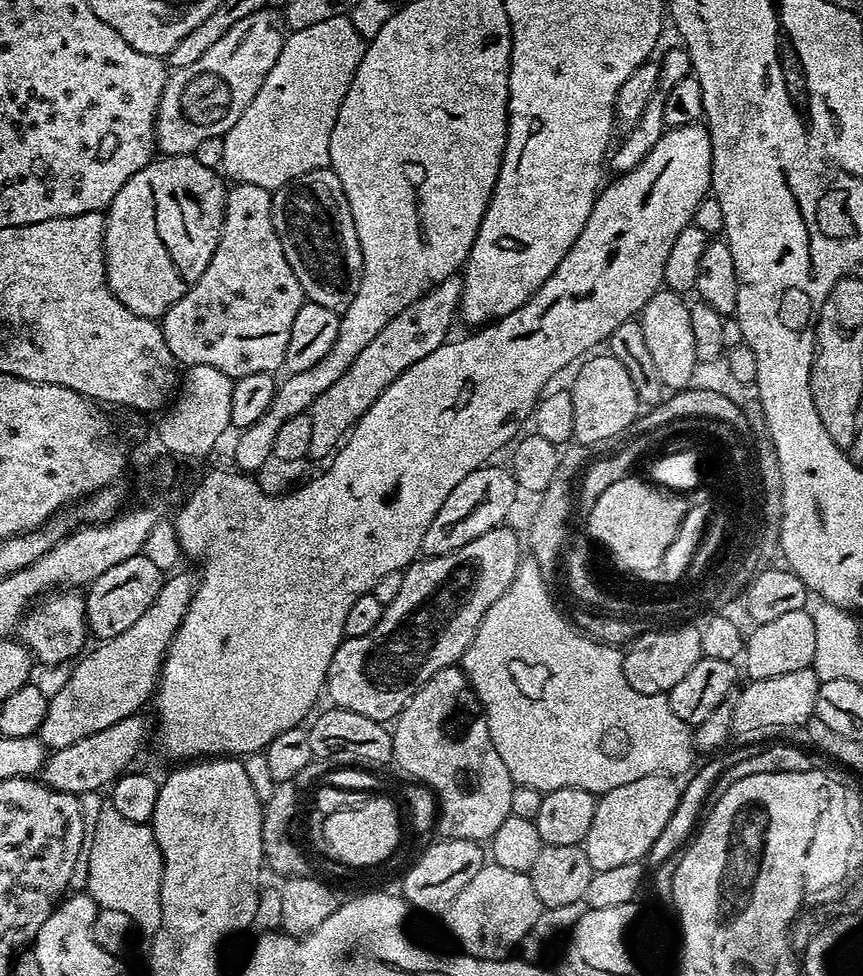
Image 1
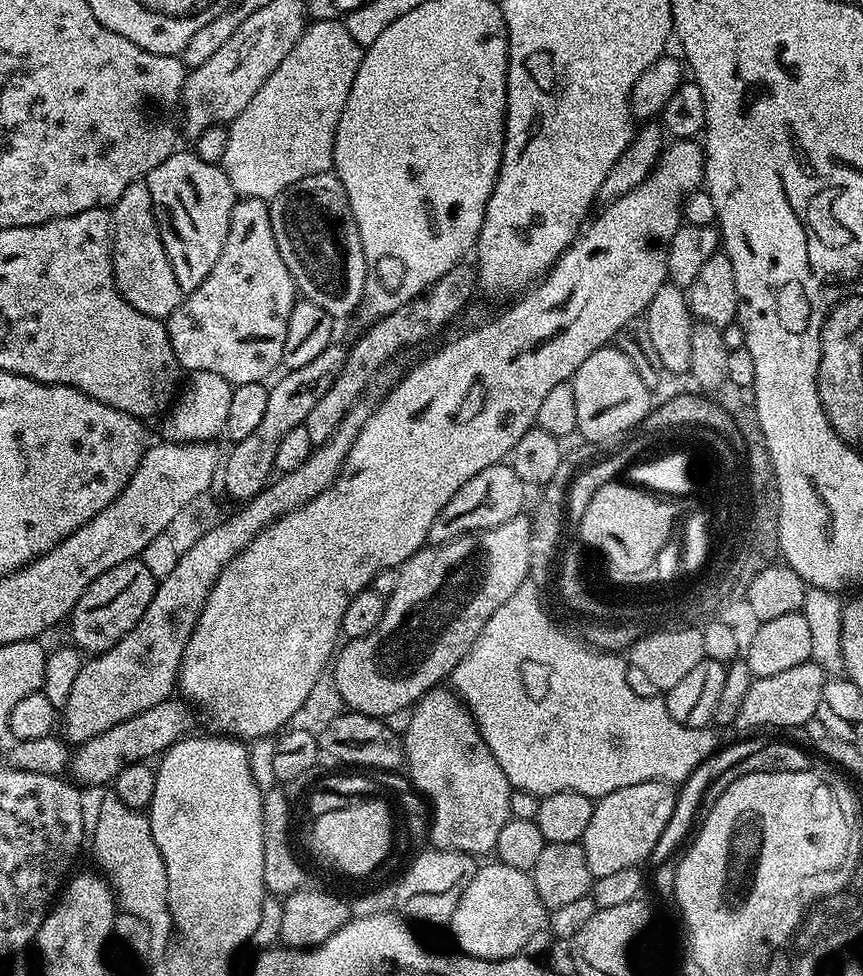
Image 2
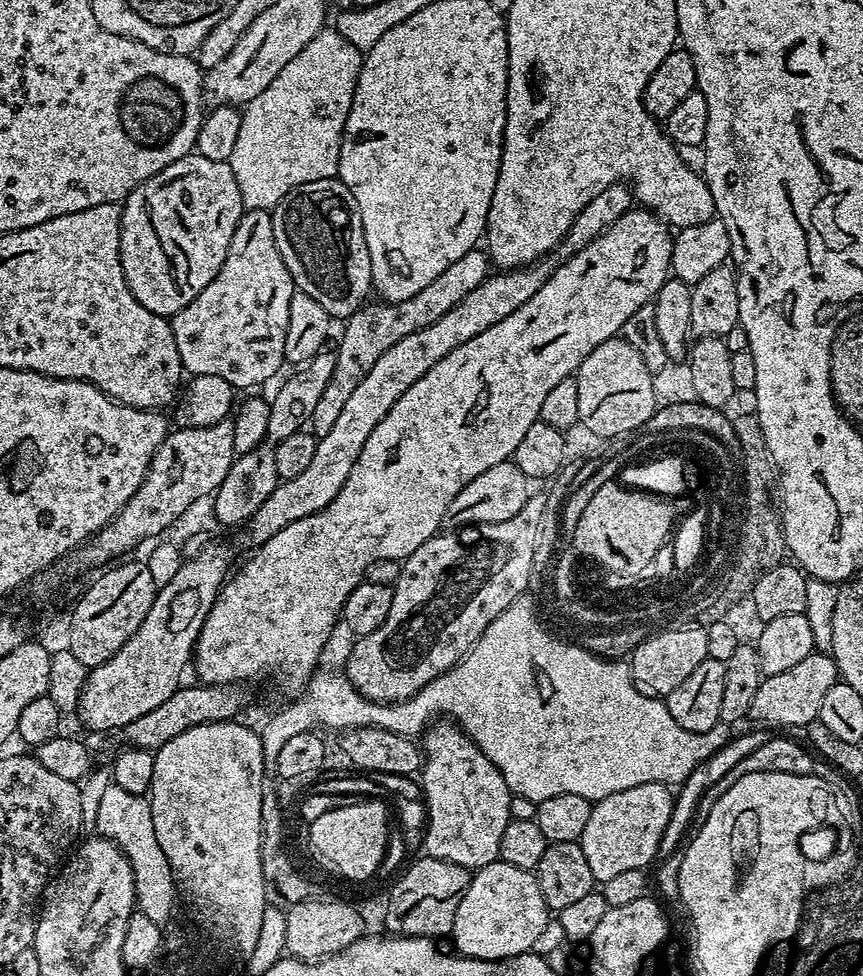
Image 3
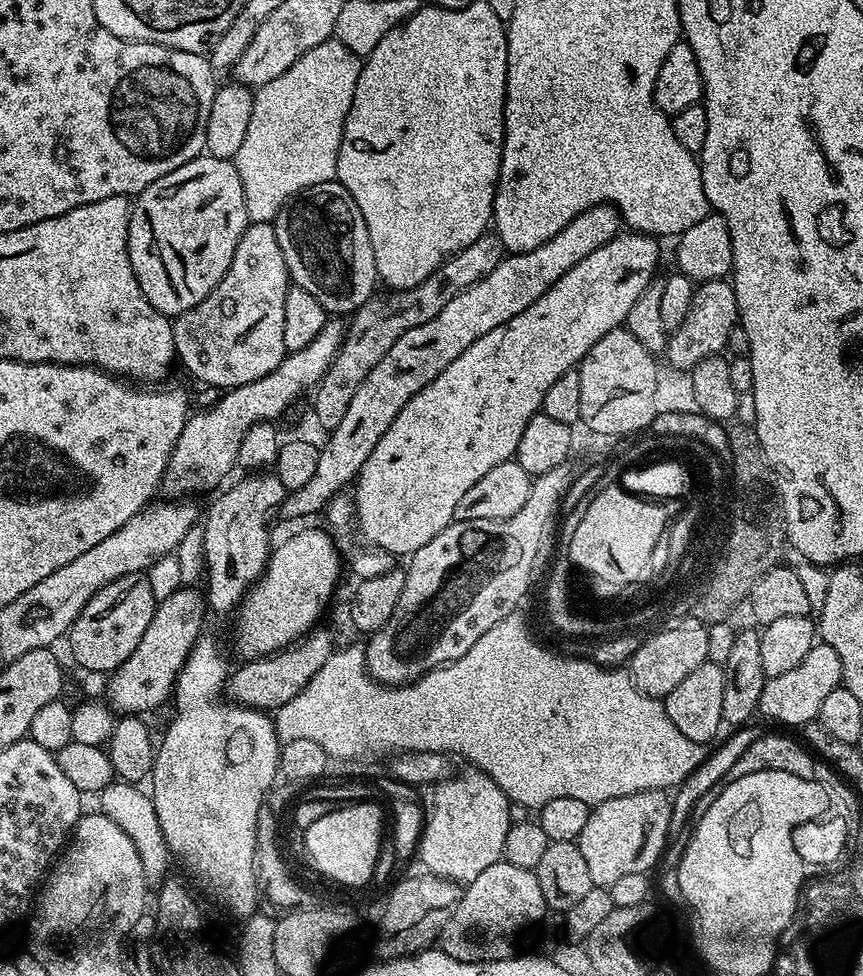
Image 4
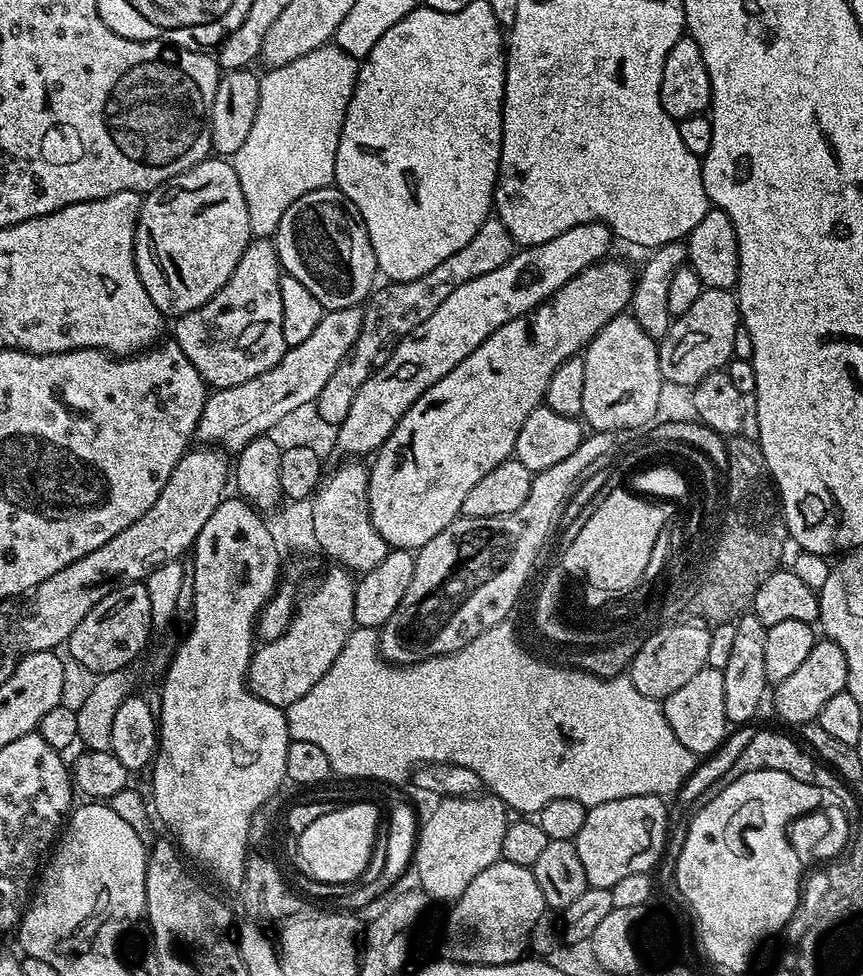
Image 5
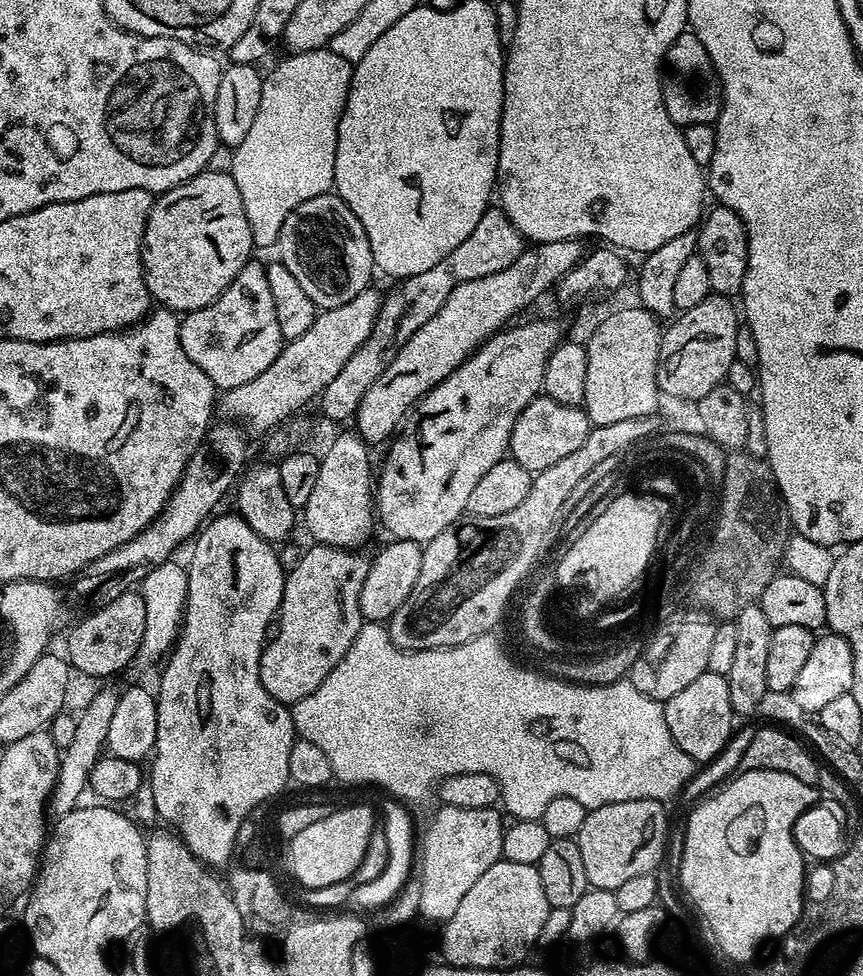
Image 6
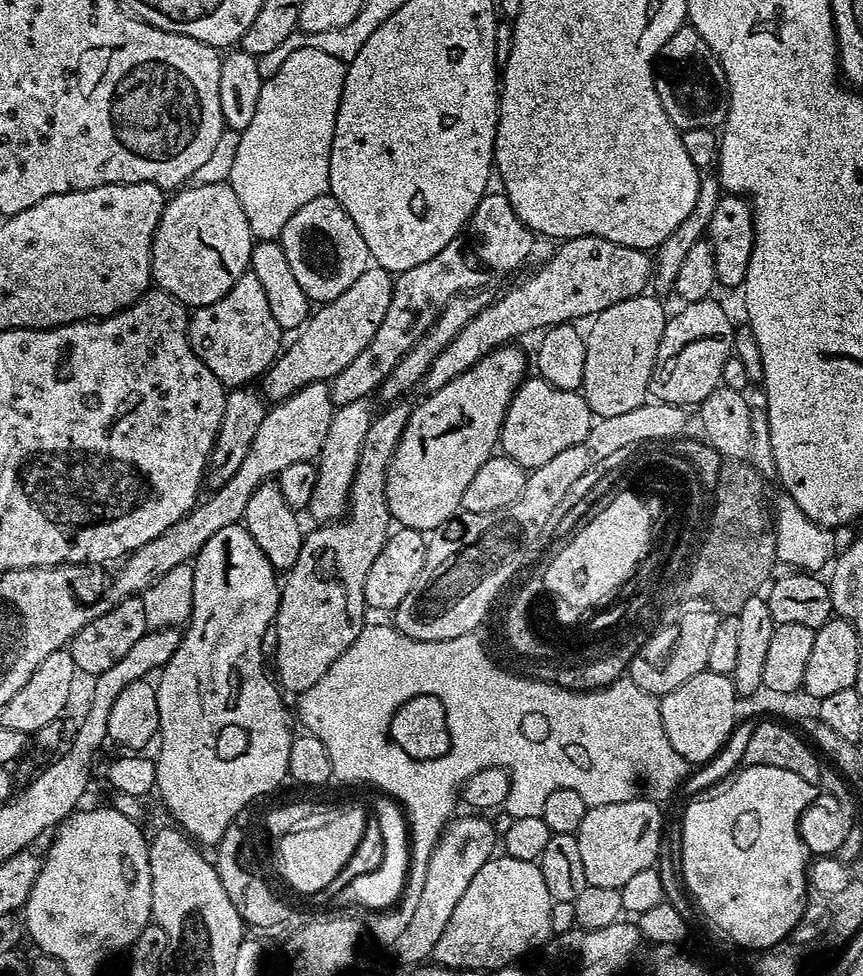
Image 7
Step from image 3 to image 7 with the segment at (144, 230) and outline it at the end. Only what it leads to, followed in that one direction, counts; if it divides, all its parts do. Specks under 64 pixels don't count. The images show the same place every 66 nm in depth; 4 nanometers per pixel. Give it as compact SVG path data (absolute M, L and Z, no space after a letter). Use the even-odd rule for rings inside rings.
M227 182L206 186L195 184L177 191L173 196L176 197L165 203L152 239L152 278L155 287L173 296L189 310L216 304L234 286L234 282L249 271L254 243L250 222L246 222L246 214L242 214L238 194L234 194L231 184Z

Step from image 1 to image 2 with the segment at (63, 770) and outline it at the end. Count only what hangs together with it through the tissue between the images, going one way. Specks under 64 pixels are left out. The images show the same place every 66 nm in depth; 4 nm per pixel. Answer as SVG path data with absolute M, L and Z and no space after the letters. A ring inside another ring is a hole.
M176 699L158 702L158 706L150 706L150 710L142 710L142 714L134 714L134 718L126 718L126 722L118 722L118 726L110 726L110 730L102 730L102 734L94 734L94 738L79 745L70 756L71 779L80 786L108 786L128 764L148 762L151 761L151 756L156 758L163 754L189 731L189 701Z

